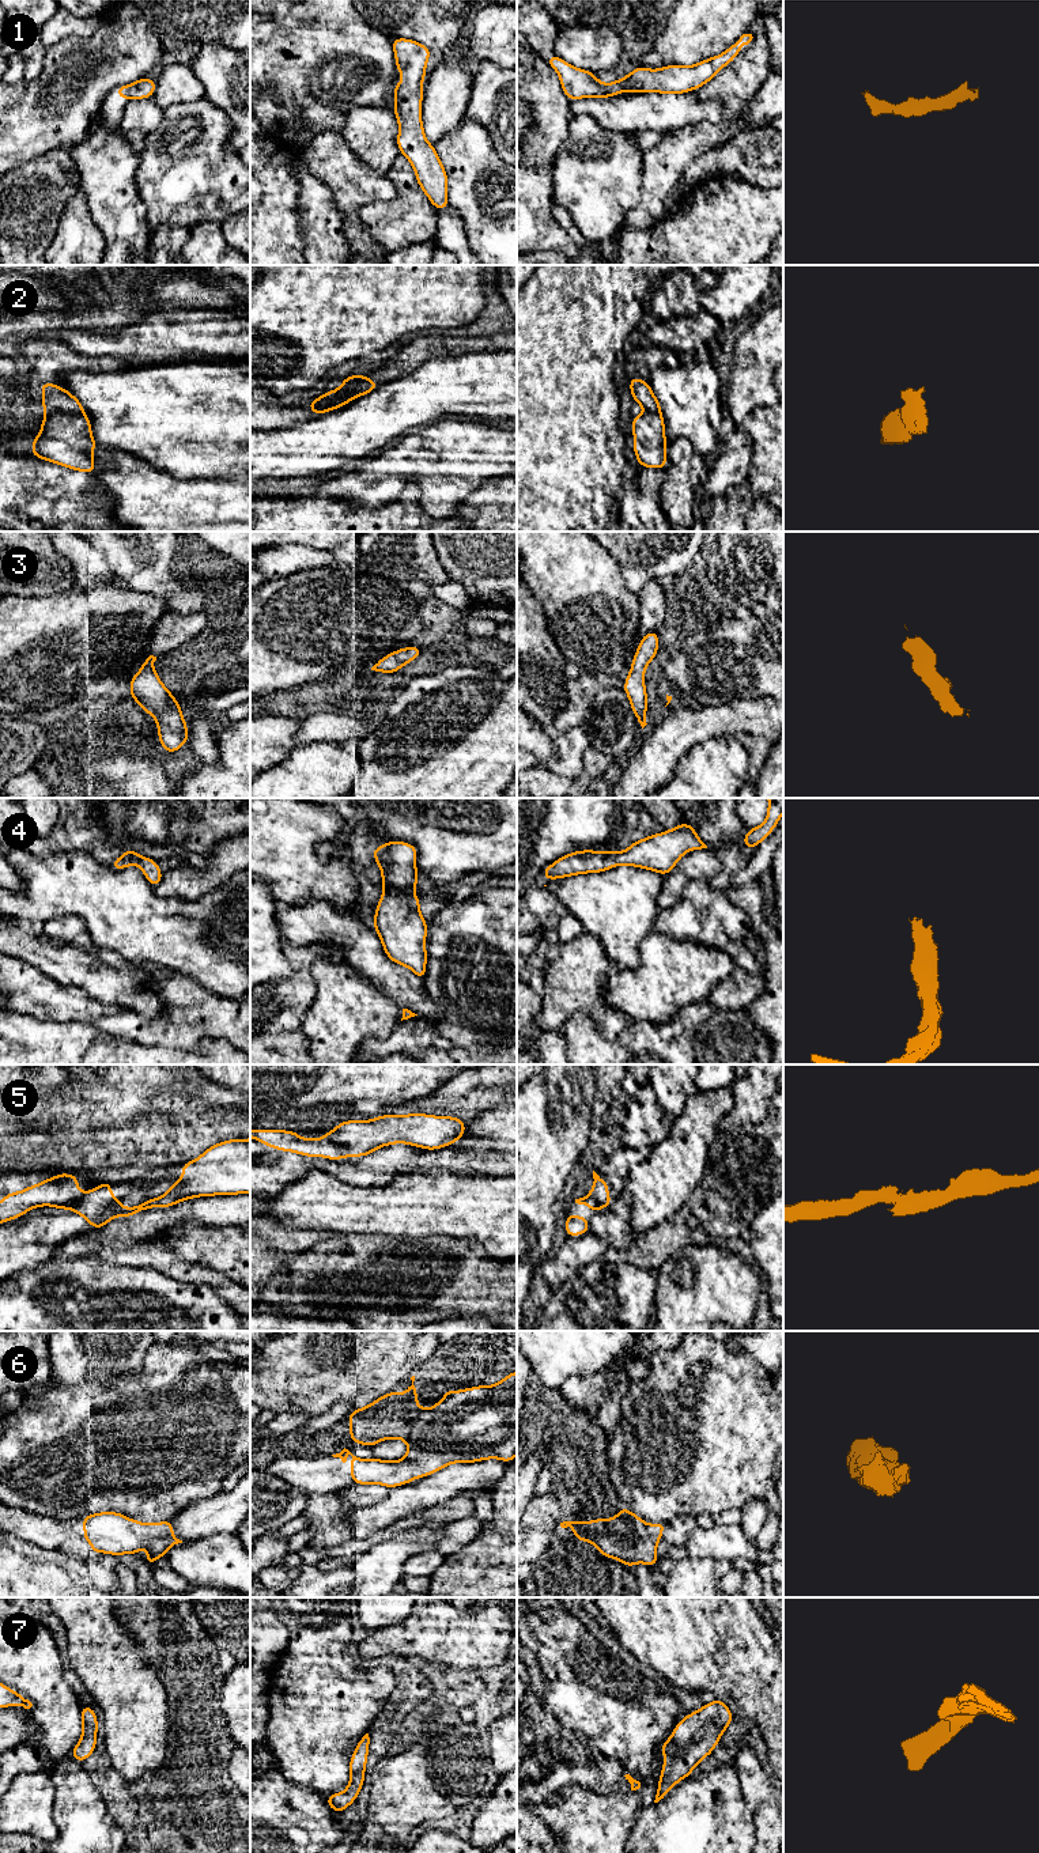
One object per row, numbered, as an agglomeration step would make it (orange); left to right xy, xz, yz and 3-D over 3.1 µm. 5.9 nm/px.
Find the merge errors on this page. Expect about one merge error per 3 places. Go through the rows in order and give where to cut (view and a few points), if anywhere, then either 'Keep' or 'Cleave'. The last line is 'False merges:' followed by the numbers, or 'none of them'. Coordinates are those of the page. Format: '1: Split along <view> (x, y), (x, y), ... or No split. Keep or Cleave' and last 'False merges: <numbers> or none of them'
1: No split. Keep
2: Split along xy (46, 411), (83, 413). Cleave
3: No split. Keep
4: No split. Keep
5: Split along xz (325, 1134), (342, 1144), (350, 1154). Cleave
6: No split. Keep
7: No split. Keep
False merges: 2, 5

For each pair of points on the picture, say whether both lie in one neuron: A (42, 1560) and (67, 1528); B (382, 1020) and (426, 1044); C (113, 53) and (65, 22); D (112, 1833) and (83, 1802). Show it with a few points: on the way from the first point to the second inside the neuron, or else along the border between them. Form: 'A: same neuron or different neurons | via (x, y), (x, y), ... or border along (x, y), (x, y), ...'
A: different neurons | border along (21, 1536), (48, 1549), (60, 1549)
B: different neurons | border along (400, 1020), (384, 1037), (367, 1039), (365, 1042)
C: different neurons | border along (102, 16), (90, 36), (68, 37), (57, 42)
D: same neuron | via (105, 1823), (101, 1811), (93, 1803)

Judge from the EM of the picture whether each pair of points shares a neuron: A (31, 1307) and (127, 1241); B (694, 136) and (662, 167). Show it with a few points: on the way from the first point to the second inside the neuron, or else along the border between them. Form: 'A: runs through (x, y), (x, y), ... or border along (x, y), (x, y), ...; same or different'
A: border along (98, 1255), (67, 1260); different
B: runs through (686, 144), (668, 159); same

